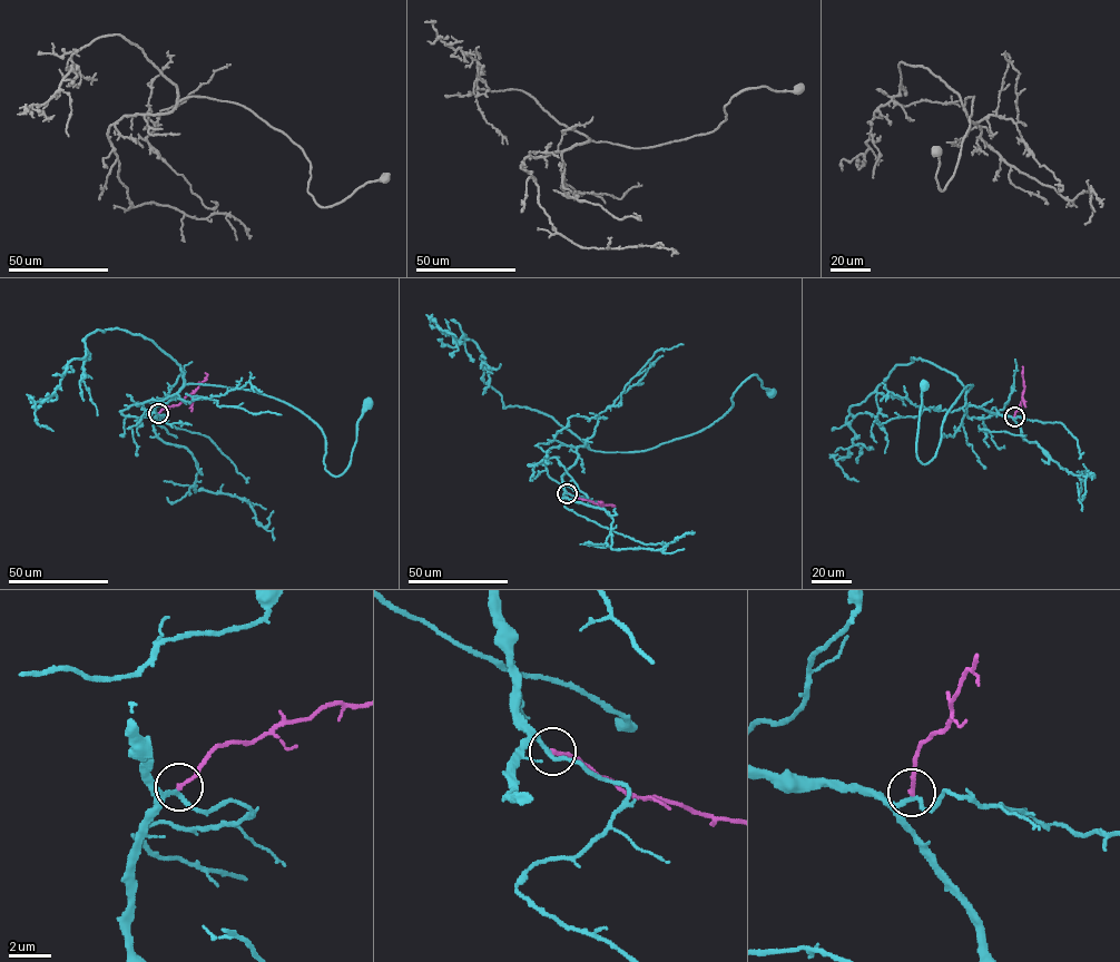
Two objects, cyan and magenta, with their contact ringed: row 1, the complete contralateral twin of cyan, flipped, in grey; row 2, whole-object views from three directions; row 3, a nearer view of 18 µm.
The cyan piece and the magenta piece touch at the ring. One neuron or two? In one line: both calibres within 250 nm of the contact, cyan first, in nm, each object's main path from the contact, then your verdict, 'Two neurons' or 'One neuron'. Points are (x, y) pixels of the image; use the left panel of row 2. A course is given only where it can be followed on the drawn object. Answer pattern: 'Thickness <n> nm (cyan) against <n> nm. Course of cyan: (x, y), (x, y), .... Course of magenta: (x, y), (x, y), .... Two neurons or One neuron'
Thickness 190 nm (cyan) against 200 nm. Course of cyan: (158, 413), (154, 406), (190, 383), (273, 398), (321, 429), (325, 469), (334, 477), (350, 463), (366, 403). Course of magenta: (158, 413), (178, 404), (193, 393), (205, 380), (205, 373). One neuron

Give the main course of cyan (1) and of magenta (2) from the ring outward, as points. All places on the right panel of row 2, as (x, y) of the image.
1: (1014, 416), (968, 405), (969, 385), (945, 415), (935, 457), (922, 463), (916, 439), (923, 385)
2: (1014, 416), (1024, 389), (1022, 366)

